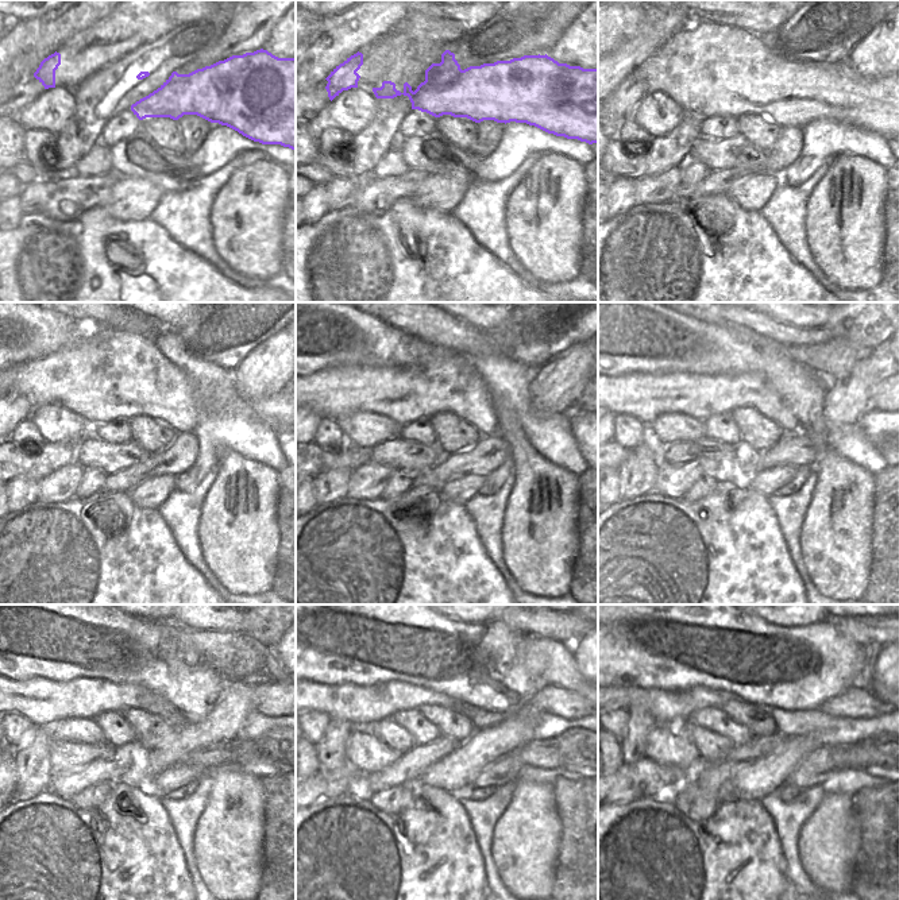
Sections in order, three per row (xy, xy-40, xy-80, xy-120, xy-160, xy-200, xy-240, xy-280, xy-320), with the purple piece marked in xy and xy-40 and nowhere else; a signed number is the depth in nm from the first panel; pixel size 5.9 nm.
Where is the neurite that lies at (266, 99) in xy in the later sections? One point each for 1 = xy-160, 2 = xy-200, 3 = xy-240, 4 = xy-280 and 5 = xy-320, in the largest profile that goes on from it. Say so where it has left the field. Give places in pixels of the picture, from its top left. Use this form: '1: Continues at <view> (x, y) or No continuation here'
1: Continues at xy-160 (451, 383)
2: Continues at xy-200 (737, 390)
3: Continues at xy-240 (47, 707)
4: Continues at xy-280 (362, 707)
5: Continues at xy-320 (668, 707)

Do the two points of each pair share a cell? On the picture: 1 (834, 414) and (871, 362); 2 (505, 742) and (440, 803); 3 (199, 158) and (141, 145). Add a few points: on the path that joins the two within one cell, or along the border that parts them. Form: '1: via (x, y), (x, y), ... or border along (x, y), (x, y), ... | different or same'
1: via (847, 401), (865, 375) | same
2: border along (421, 784), (429, 784), (459, 795) | different
3: border along (186, 157), (203, 177) | different

